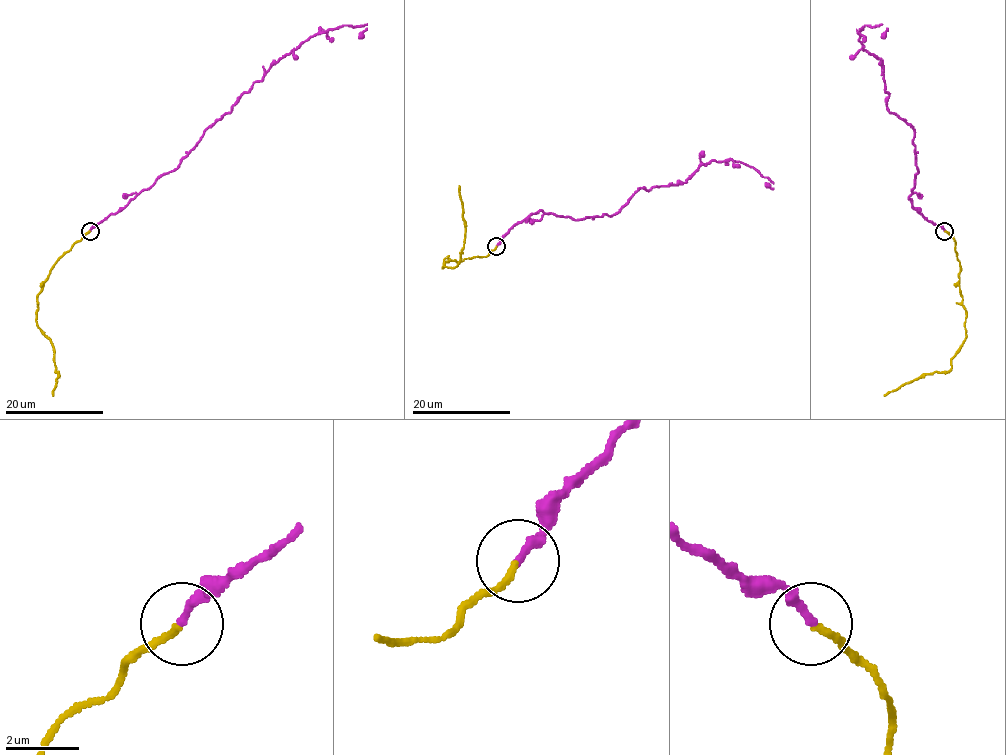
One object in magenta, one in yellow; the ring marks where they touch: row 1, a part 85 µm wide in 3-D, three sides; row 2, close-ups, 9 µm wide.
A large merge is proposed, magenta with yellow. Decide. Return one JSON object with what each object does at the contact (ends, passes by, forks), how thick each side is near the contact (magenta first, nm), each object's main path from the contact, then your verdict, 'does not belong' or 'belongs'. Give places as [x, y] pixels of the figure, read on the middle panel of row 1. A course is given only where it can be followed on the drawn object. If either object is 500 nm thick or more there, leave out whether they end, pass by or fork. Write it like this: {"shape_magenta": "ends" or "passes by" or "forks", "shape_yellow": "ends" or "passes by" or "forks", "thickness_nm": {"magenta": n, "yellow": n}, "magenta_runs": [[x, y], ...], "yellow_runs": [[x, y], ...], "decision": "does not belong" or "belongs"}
{"shape_magenta": "ends", "shape_yellow": "ends", "thickness_nm": {"magenta": 220, "yellow": 170}, "magenta_runs": [[496, 246], [540, 210], [614, 215], [638, 188], [682, 184], [710, 161], [752, 166], [773, 188], [764, 183]], "yellow_runs": [[496, 246], [486, 257], [454, 259], [442, 266], [454, 268], [463, 249], [465, 224], [459, 186]], "decision": "does not belong"}

